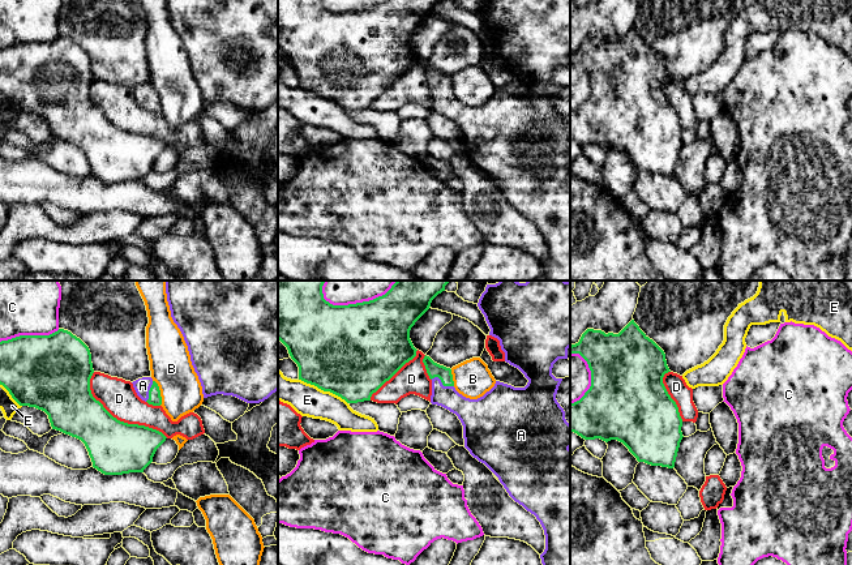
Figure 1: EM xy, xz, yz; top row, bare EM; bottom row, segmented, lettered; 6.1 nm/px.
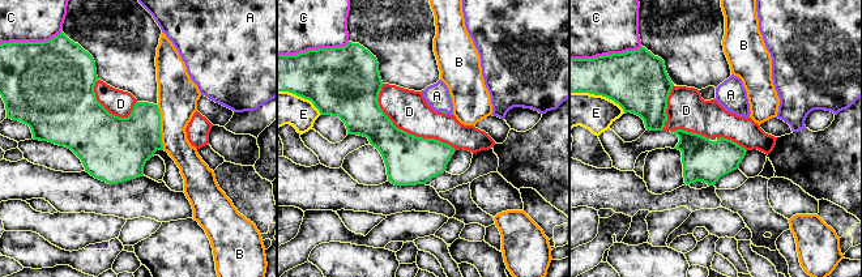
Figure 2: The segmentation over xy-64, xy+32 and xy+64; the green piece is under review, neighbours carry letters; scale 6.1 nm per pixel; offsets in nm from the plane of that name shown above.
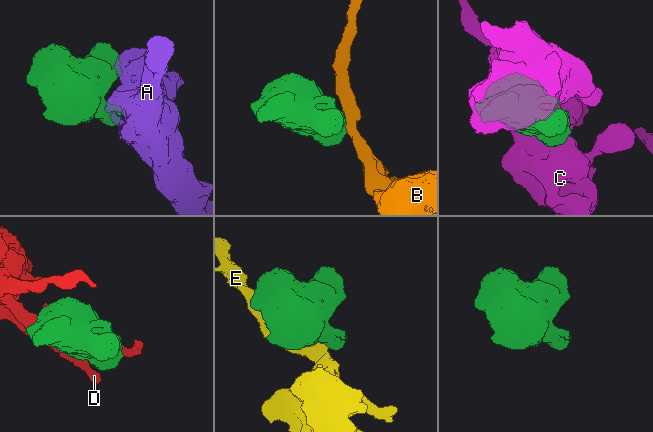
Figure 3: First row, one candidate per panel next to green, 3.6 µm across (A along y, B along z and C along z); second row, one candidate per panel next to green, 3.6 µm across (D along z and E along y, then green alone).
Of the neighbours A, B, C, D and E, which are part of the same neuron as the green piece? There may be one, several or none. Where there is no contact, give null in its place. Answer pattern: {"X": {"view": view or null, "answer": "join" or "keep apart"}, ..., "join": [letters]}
{"A": {"view": "xz", "answer": "join"}, "B": {"view": "xy", "answer": "keep apart"}, "C": {"view": "xy", "answer": "keep apart"}, "D": {"view": "xy", "answer": "keep apart"}, "E": {"view": "xz", "answer": "keep apart"}, "join": ["A"]}

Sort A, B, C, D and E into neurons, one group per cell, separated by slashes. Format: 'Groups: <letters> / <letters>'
Groups: A / B / C / D / E

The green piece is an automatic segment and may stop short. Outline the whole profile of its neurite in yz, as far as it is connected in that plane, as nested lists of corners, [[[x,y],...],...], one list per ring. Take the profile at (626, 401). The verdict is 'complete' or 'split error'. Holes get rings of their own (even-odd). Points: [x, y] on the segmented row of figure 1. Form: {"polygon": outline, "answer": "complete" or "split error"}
{"polygon": [[[631,320],[618,334],[587,329],[578,343],[570,346],[570,354],[579,354],[591,371],[591,386],[585,395],[570,403],[570,432],[585,440],[600,438],[605,442],[622,442],[638,462],[673,468],[682,440],[682,419],[676,402],[668,394],[663,377],[671,372],[664,351],[650,339]]], "answer": "complete"}

